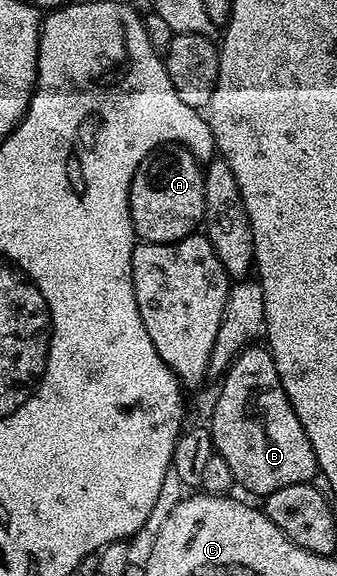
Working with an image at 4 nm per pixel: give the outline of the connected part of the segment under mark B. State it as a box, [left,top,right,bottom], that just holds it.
[212,346,318,498]

